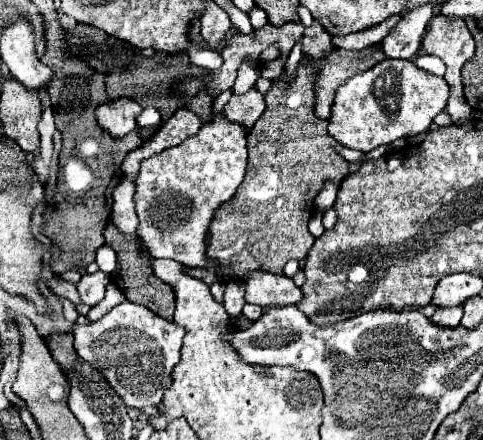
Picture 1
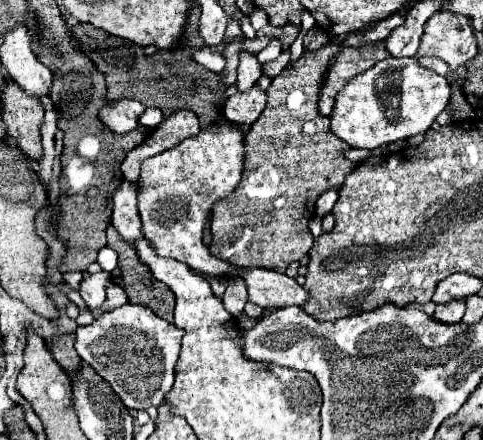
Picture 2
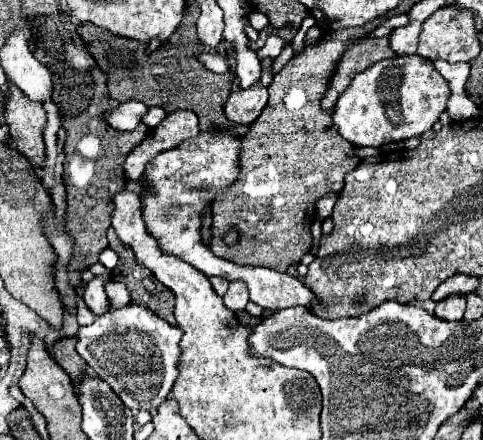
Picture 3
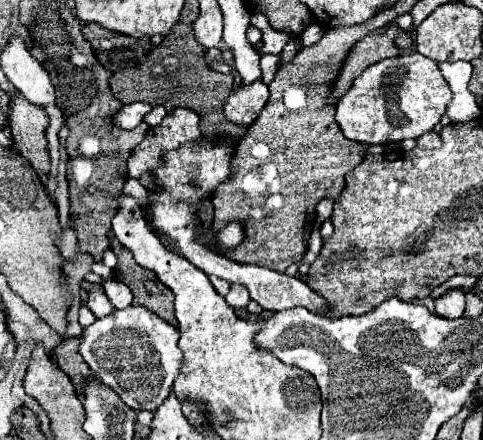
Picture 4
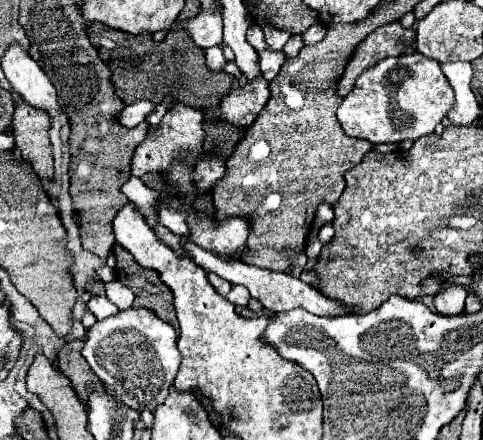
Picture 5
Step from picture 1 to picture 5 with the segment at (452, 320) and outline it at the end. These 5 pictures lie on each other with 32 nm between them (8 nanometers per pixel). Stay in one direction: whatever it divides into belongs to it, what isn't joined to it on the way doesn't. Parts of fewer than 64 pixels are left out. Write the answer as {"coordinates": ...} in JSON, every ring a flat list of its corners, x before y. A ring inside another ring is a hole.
{"coordinates":[[446,286,442,288,440,296,434,296,434,306,438,314,444,316,458,316,464,312,464,300,466,300,466,290,460,286]]}

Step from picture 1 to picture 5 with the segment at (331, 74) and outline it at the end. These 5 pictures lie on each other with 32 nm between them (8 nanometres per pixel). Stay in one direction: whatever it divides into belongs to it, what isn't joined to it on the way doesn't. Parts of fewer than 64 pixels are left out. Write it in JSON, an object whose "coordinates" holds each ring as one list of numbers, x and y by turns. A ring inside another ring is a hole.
{"coordinates":[[390,22,370,32,360,42,360,48,356,48,356,52,352,54,352,60,348,60,348,68,344,70,344,76,338,84,338,96,342,98,344,94,348,94,354,88,356,76,360,76,372,64,378,64,388,56,404,54,404,50,412,46,414,36,414,28,402,28,398,22]]}

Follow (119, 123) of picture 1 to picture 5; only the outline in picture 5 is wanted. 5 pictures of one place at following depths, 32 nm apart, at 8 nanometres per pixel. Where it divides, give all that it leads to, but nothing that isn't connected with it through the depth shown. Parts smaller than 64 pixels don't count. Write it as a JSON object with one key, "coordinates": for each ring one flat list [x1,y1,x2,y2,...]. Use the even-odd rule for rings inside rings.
{"coordinates":[[140,100,140,102,134,102,134,104,130,104,130,106,124,106,122,112,120,112,120,116,118,116,116,120,120,120,120,124,122,124,124,128,134,128,134,126,138,126,140,122,144,122,146,116,148,116,152,110,154,110,154,104,152,104,152,102]]}

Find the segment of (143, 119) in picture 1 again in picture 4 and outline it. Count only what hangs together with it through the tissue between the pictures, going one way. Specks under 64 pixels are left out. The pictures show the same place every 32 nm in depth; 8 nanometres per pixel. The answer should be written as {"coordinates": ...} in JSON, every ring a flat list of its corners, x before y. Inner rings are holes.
{"coordinates":[[158,106,158,108,152,108,146,116,144,116,144,122,148,124,148,126,158,126,160,122,162,122,162,118,166,116,166,110,164,110,164,106]]}

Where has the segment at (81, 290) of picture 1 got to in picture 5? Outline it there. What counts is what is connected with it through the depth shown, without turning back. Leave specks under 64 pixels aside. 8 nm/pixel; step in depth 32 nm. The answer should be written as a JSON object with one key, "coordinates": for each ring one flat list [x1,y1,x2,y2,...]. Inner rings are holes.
{"coordinates":[[94,294,90,300,88,300,88,310,98,318,98,320,104,320,108,316,114,316,118,312,118,308,106,298,106,296,98,296]]}

